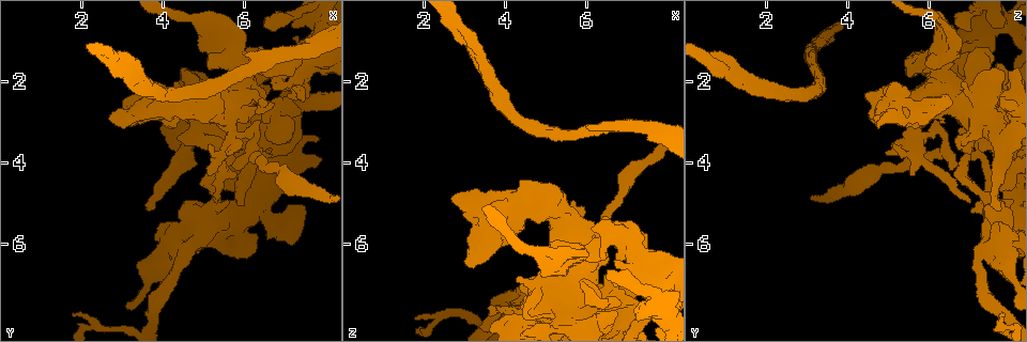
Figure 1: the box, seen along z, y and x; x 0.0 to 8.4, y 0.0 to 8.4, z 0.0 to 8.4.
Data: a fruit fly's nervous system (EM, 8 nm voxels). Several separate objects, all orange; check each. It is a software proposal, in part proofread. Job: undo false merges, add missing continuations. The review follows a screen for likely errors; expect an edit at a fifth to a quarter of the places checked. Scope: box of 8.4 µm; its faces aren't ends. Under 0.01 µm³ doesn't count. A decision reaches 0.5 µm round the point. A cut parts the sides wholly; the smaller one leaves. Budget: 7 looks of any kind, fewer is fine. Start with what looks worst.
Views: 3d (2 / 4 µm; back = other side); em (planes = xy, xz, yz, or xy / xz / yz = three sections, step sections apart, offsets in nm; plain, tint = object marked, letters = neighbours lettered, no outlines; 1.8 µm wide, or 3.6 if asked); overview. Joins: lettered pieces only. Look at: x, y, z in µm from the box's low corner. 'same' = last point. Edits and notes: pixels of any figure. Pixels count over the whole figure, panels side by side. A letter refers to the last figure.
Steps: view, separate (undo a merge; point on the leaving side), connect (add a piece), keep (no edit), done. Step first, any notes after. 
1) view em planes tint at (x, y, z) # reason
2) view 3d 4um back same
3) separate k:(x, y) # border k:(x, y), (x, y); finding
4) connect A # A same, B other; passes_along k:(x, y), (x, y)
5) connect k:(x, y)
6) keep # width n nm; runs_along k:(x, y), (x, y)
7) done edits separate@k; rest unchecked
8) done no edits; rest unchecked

view 3d 4um back at (7.80, 0.65, 7.65) # sudden change in width

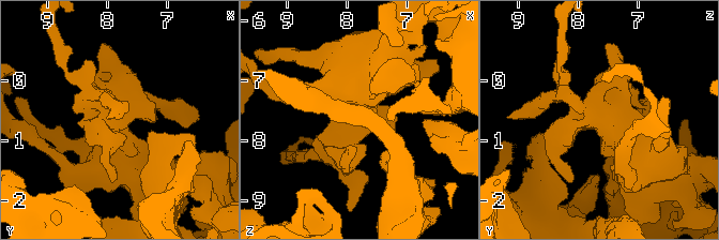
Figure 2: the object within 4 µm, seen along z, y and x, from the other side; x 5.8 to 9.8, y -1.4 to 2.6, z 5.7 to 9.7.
view em xy step 4 tint at (7.80, 0.70, 7.60)

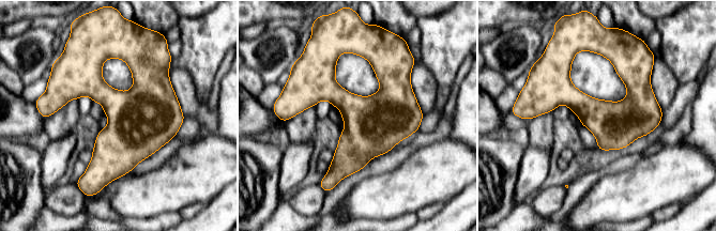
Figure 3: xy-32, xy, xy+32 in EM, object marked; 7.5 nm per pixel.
view em planes letters same # another direction

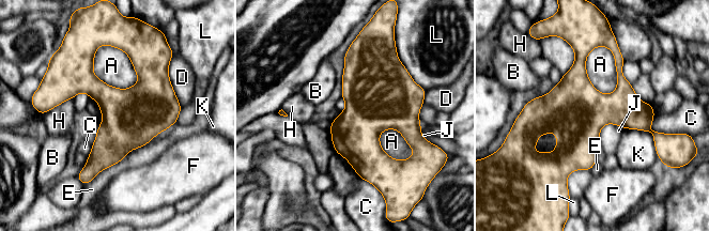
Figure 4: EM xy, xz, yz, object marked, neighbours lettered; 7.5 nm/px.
keep # A other, B other, C other, D other, E other, F other, H other, J other, K other, L other; border 4:(623, 127), (605, 124), (598, 142); continuous, no second neuron

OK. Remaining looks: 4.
view em planes tint at (5.30, 3.05, 7.60) # closes a loop

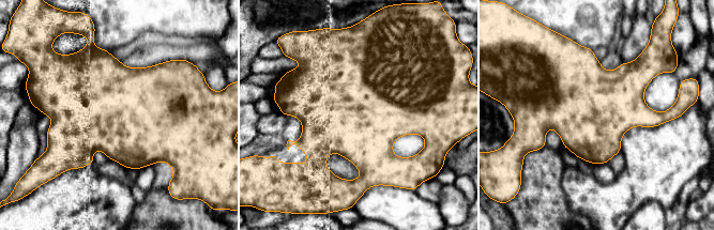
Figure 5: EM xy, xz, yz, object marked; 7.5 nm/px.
view em planes letters same

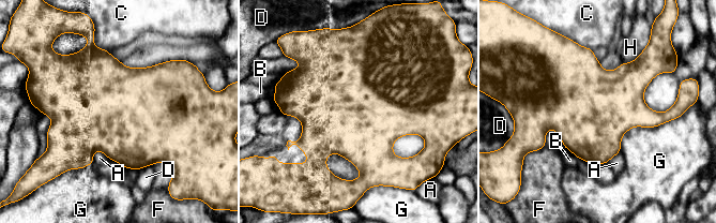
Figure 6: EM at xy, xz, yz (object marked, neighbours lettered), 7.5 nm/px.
keep # width 600 nm; A other, B other, C other, D other, F other, G other, H other; border 6:(672, 119), (631, 127), (620, 152); all the same neuron

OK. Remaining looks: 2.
done no edits; rest unchecked

